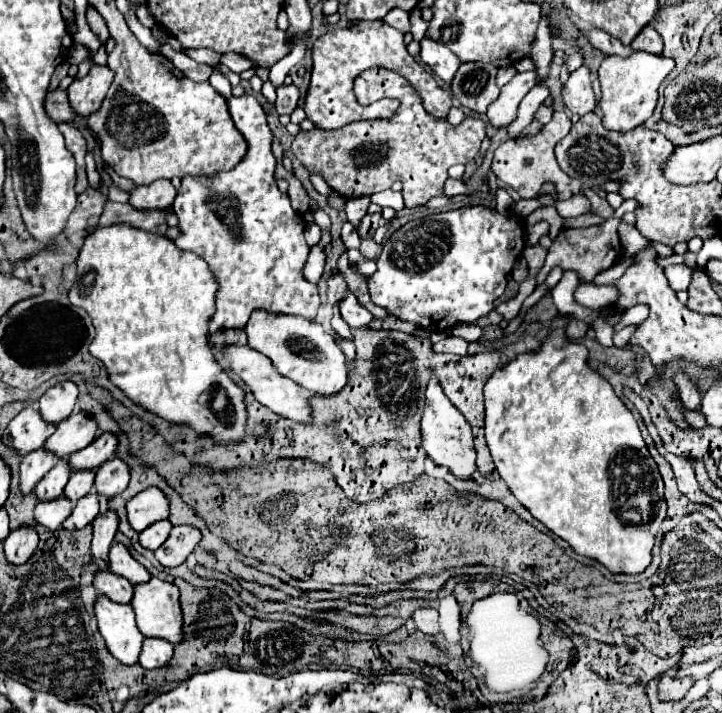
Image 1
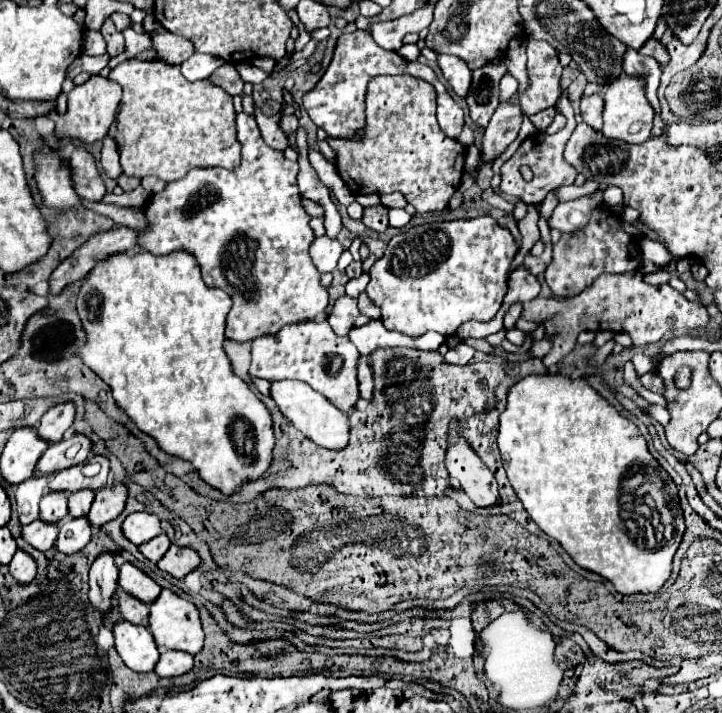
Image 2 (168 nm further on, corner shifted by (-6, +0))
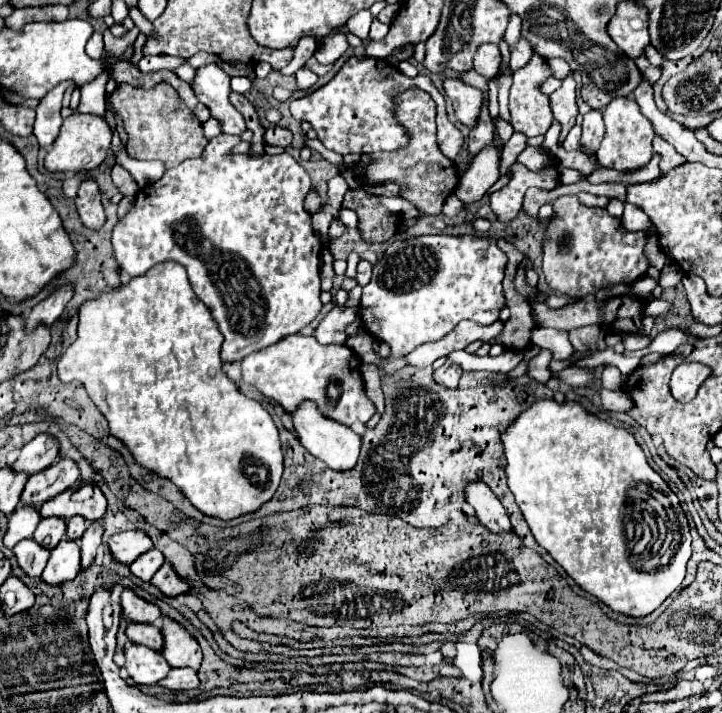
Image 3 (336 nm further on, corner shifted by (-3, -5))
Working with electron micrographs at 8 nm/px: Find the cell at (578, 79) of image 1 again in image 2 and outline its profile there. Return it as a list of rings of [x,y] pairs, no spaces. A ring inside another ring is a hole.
[[[591,95],[591,97],[581,99],[581,117],[587,125],[591,125],[597,131],[601,131],[601,127],[603,127],[601,111],[603,111],[603,97],[601,95]]]

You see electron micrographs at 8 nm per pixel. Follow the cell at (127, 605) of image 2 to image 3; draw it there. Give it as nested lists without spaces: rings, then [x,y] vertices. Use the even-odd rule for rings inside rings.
[[[128,622],[126,626],[126,636],[136,642],[136,644],[144,644],[152,650],[160,650],[162,648],[162,634],[154,624],[140,624],[140,622]]]

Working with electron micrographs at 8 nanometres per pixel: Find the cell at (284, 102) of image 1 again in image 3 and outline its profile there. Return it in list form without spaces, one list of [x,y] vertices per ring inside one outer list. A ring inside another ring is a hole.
[[[270,126],[266,132],[264,132],[264,140],[272,146],[290,146],[292,144],[292,132],[288,128],[280,128],[280,126]]]

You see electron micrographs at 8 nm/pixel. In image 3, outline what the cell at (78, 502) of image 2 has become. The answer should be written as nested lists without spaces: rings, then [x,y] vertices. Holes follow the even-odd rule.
[[[80,516],[70,518],[70,520],[68,520],[68,532],[66,532],[66,536],[68,536],[70,540],[76,540],[76,538],[80,538],[80,536],[84,534],[86,526],[88,526],[88,522],[84,522],[84,518],[80,518]]]

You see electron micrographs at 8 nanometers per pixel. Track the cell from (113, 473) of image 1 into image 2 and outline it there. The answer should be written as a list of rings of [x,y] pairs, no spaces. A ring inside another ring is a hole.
[[[107,485],[107,489],[101,489],[99,493],[95,493],[95,501],[87,515],[89,525],[93,529],[99,529],[105,523],[117,519],[119,513],[123,511],[125,501],[127,501],[127,489],[123,485],[115,485],[115,487]]]

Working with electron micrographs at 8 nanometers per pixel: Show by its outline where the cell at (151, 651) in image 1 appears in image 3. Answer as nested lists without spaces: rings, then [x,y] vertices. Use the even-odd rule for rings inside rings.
[[[172,668],[168,678],[160,680],[160,686],[168,688],[168,690],[192,690],[198,686],[198,676],[196,670],[188,670],[188,668]]]

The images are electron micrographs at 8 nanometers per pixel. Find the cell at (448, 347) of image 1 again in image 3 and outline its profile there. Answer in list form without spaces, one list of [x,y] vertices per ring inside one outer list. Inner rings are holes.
[[[446,360],[438,370],[434,370],[434,380],[446,388],[456,388],[460,380],[462,368],[450,360]]]

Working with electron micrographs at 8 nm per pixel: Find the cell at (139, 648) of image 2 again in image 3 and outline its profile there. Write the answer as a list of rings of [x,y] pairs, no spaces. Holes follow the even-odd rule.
[[[128,642],[124,646],[124,656],[124,668],[136,684],[156,684],[158,680],[168,676],[170,666],[156,650],[148,650],[146,646],[134,646],[134,642]]]

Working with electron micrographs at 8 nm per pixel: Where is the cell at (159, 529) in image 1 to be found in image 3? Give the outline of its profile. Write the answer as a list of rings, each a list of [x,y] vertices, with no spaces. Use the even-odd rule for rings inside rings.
[[[152,548],[148,552],[144,552],[140,558],[136,558],[136,562],[132,562],[130,570],[134,576],[138,576],[144,582],[150,582],[150,578],[158,572],[158,568],[164,564],[164,556],[160,554],[160,550]]]

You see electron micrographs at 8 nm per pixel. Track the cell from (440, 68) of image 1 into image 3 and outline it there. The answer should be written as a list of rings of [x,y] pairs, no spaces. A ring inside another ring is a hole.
[[[454,78],[444,80],[444,92],[452,100],[456,118],[462,124],[466,124],[468,128],[476,126],[480,106],[482,106],[482,92],[474,86],[460,82],[460,80],[454,80]]]

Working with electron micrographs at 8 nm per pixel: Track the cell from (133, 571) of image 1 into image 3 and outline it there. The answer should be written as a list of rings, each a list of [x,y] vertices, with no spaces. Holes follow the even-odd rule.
[[[124,588],[122,590],[120,604],[122,604],[122,612],[128,616],[130,622],[152,624],[154,620],[160,618],[160,608],[156,604],[146,602],[140,596],[136,596],[134,590],[130,590],[130,588]]]

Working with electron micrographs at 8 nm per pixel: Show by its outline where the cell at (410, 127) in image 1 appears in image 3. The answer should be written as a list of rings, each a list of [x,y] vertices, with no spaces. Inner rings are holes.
[[[418,88],[404,90],[394,100],[394,116],[404,126],[408,134],[408,146],[402,146],[396,152],[372,154],[370,164],[360,168],[360,182],[366,186],[378,186],[386,182],[394,182],[400,186],[400,196],[412,202],[422,214],[438,216],[442,212],[444,200],[456,190],[460,182],[460,172],[450,158],[444,158],[436,144],[436,104],[432,102],[430,94]]]

